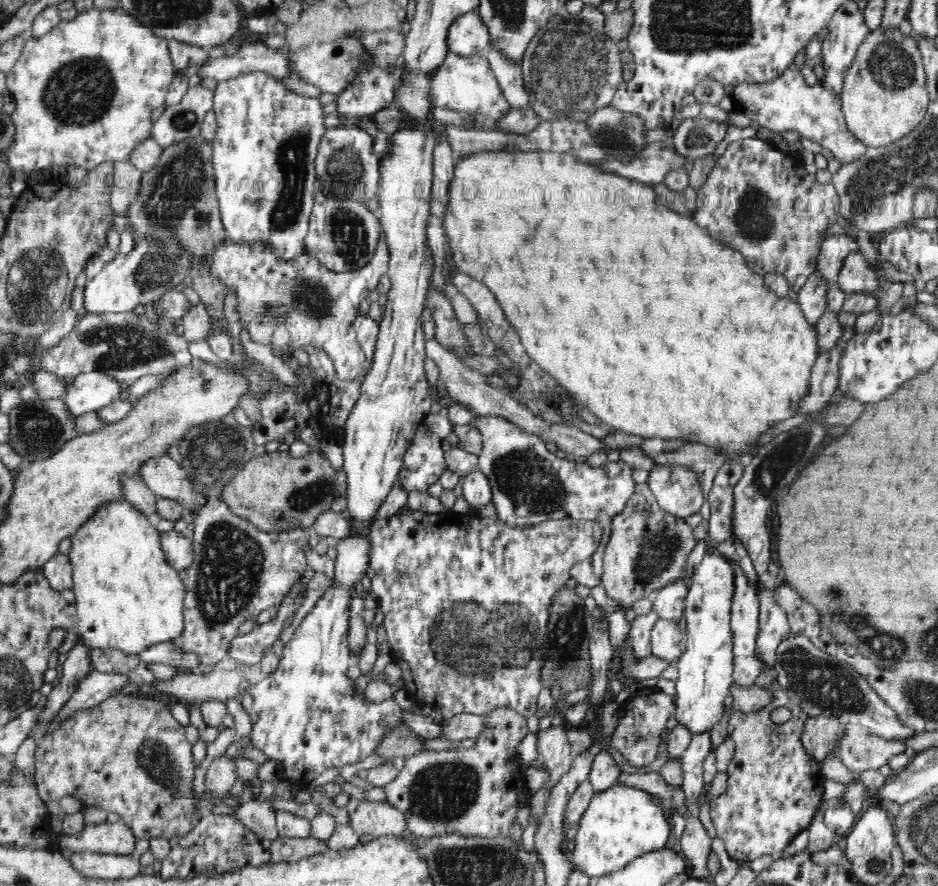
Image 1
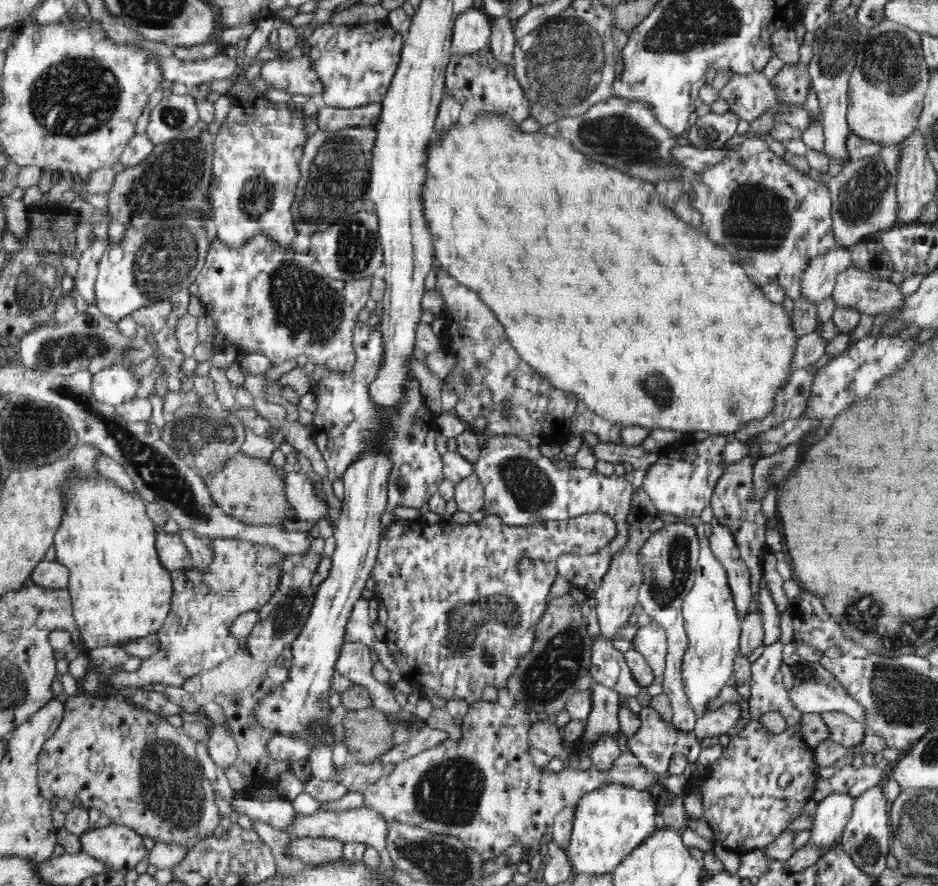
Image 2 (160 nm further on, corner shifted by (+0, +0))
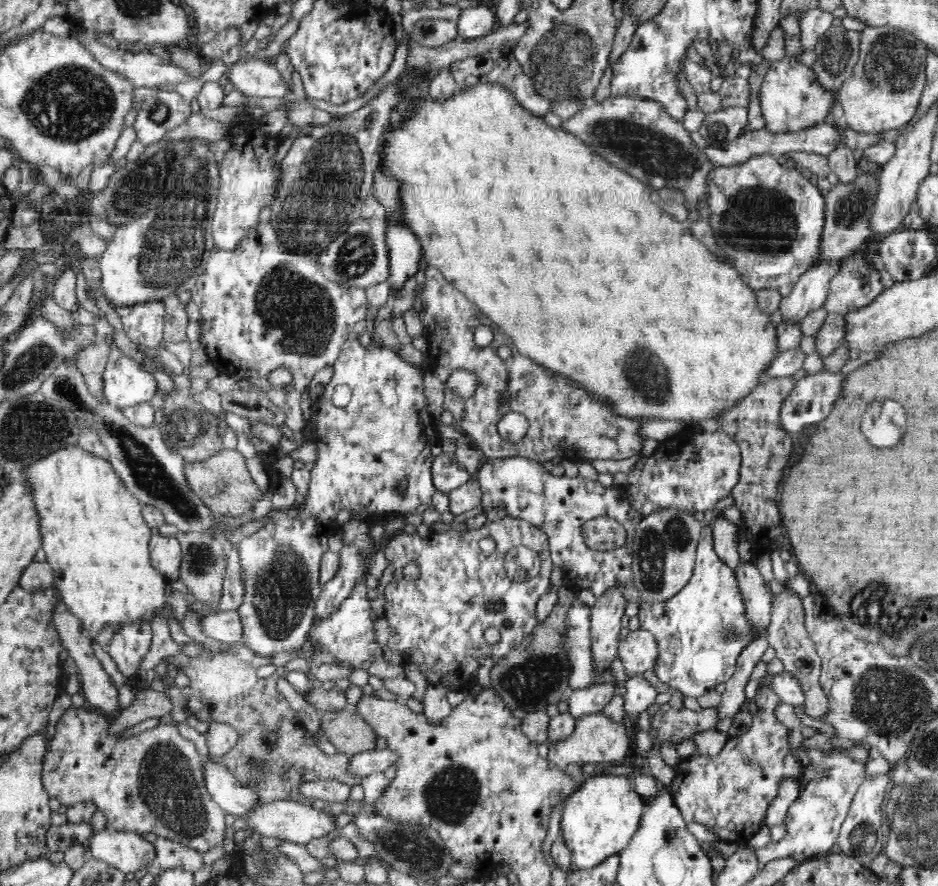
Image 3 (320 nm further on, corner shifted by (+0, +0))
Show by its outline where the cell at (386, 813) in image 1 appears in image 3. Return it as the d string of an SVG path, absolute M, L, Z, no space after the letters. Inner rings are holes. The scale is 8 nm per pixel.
M291 798L264 804L264 806L260 806L258 810L250 812L248 816L243 818L246 820L247 826L250 826L254 832L257 831L262 836L281 838L302 844L308 844L314 838L326 838L326 836L330 836L332 832L338 830L338 818L336 818L336 815L318 811L306 805L306 803L294 802Z

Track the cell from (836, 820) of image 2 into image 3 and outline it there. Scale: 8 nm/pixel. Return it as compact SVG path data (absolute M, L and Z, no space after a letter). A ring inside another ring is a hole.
M820 749L807 750L812 761L813 771L808 776L811 781L802 792L799 792L796 802L788 809L784 823L788 834L780 842L768 842L761 848L753 849L756 857L757 870L763 870L768 862L776 858L792 857L794 860L808 860L828 853L838 840L842 823L846 820L852 800L865 779L866 763L853 760L844 749L826 754ZM829 770L829 774L820 779L813 777L816 771Z

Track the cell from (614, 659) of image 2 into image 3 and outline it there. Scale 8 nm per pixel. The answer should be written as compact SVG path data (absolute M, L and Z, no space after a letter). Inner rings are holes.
M577 599L568 607L570 609L565 620L569 622L566 641L568 657L572 663L571 690L599 684L610 685L617 690L620 684L610 666L599 670L595 654L592 653L591 607Z

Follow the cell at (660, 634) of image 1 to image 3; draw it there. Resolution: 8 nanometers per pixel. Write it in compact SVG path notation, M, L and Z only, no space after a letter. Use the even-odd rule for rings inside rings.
M640 628L630 632L625 640L619 642L618 658L626 668L626 676L652 670L660 656L658 639L650 631Z

